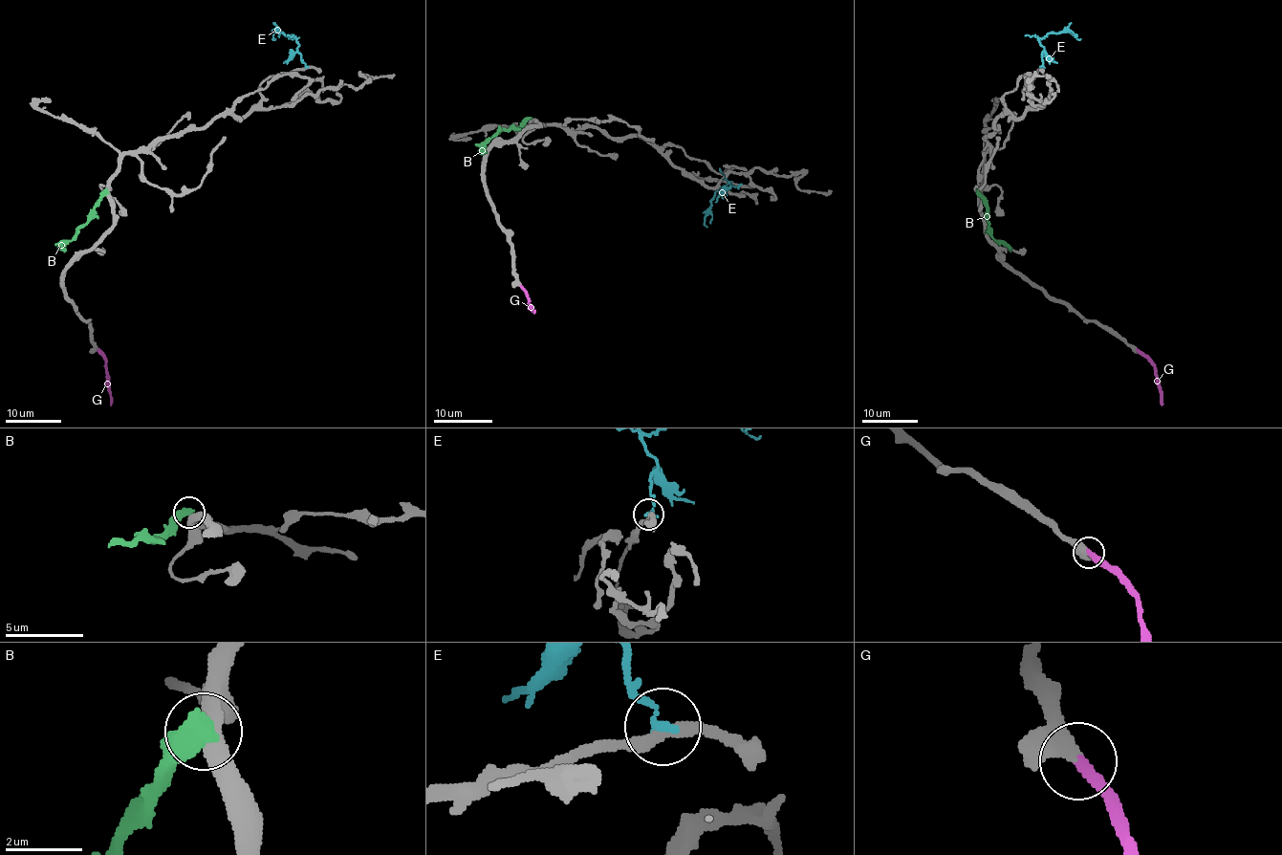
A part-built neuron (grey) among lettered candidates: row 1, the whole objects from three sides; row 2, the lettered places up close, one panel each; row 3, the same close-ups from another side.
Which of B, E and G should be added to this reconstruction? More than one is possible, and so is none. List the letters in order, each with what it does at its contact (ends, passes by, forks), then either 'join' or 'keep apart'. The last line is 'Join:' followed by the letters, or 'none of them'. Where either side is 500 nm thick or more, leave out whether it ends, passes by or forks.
B: keep apart
E: it ends; keep apart
G: it ends; join
Join: G

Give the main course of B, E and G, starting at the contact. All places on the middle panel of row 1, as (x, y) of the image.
B: (529, 119), (517, 127), (500, 130), (479, 154)
E: (740, 185), (722, 186), (715, 193), (705, 223), (707, 227)
G: (520, 285), (533, 312)

